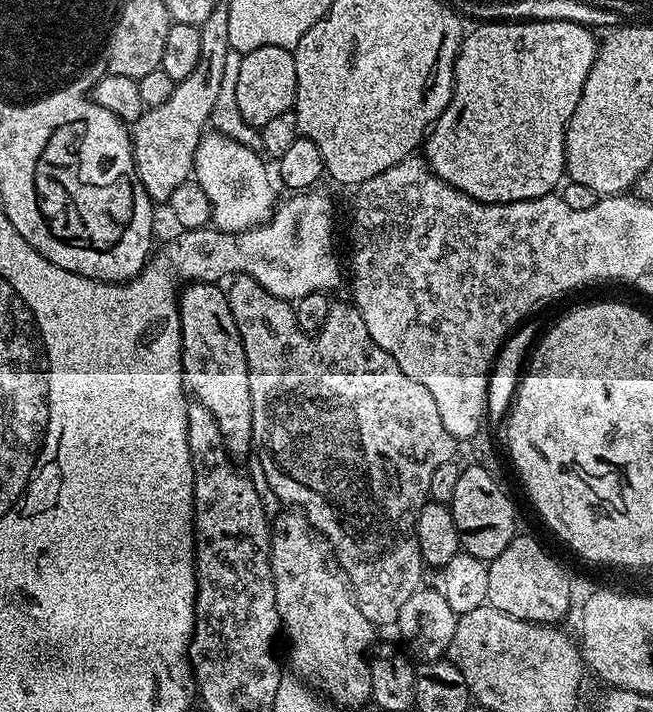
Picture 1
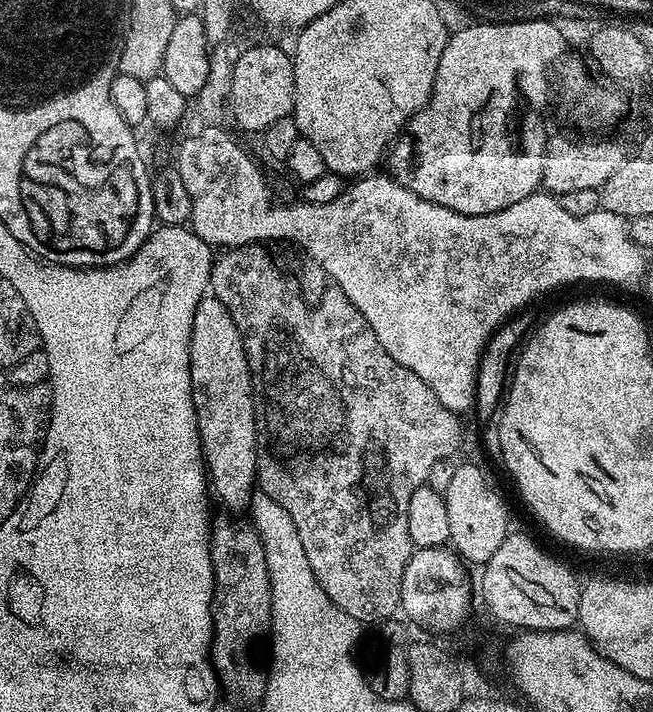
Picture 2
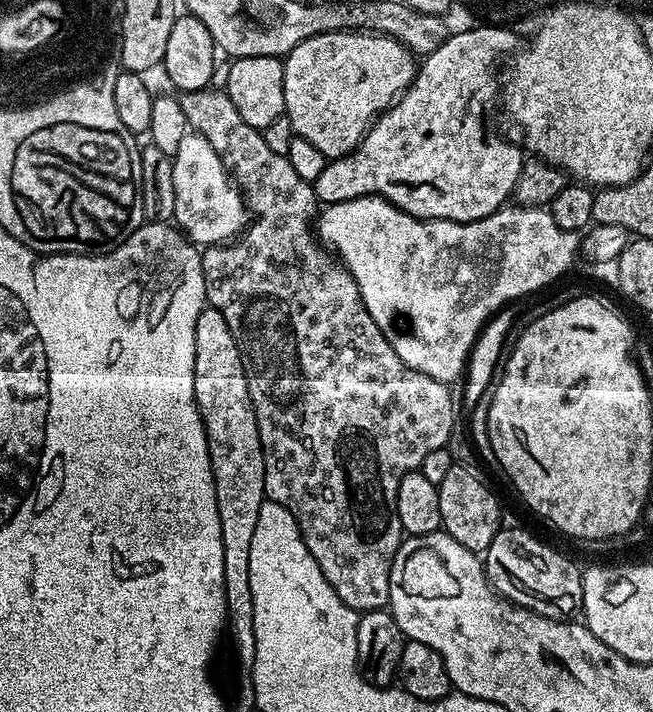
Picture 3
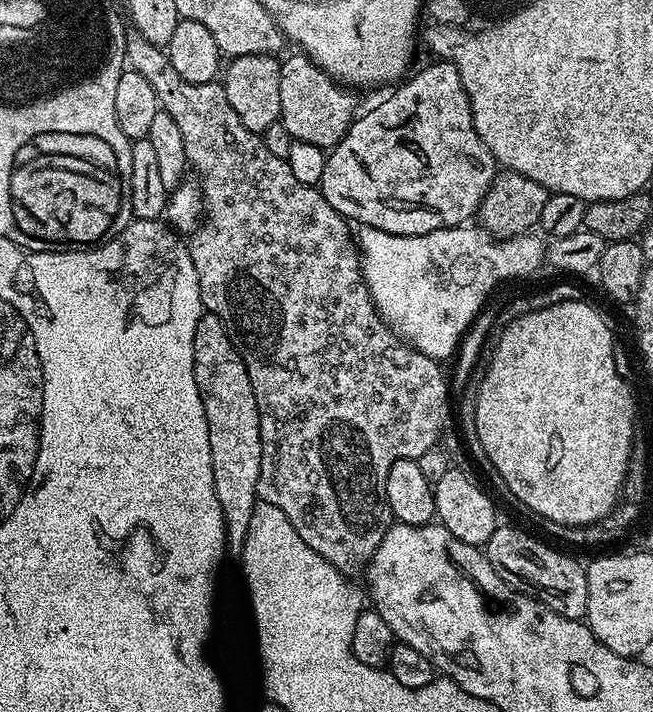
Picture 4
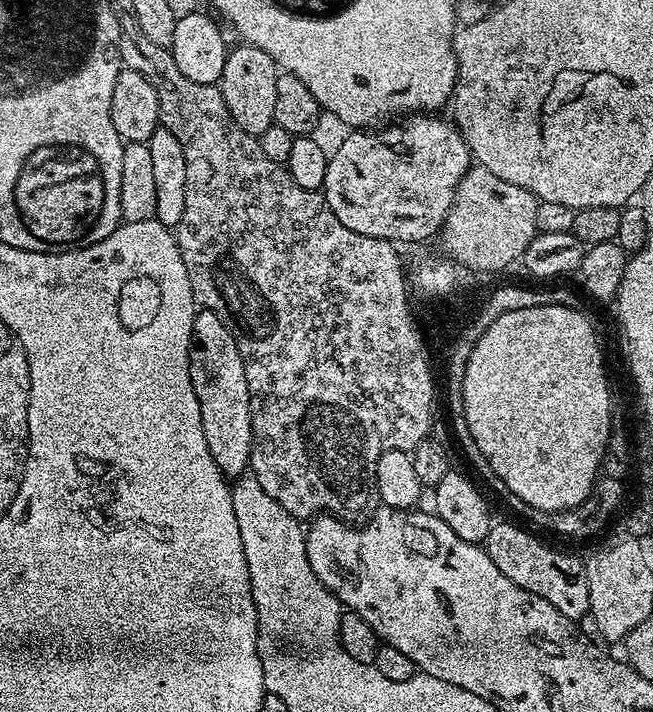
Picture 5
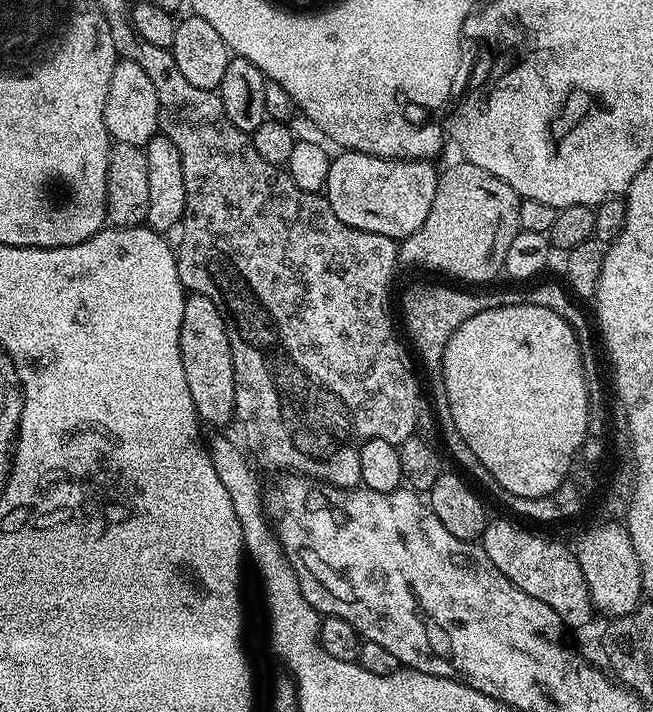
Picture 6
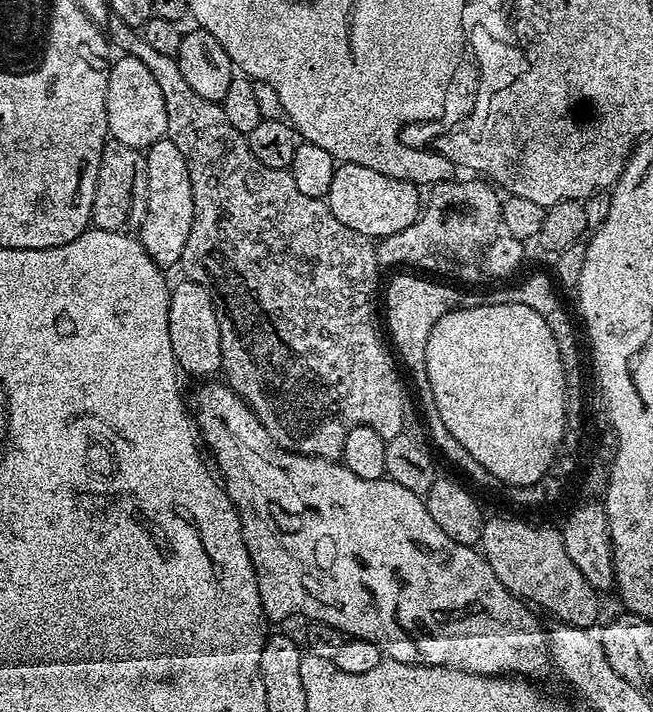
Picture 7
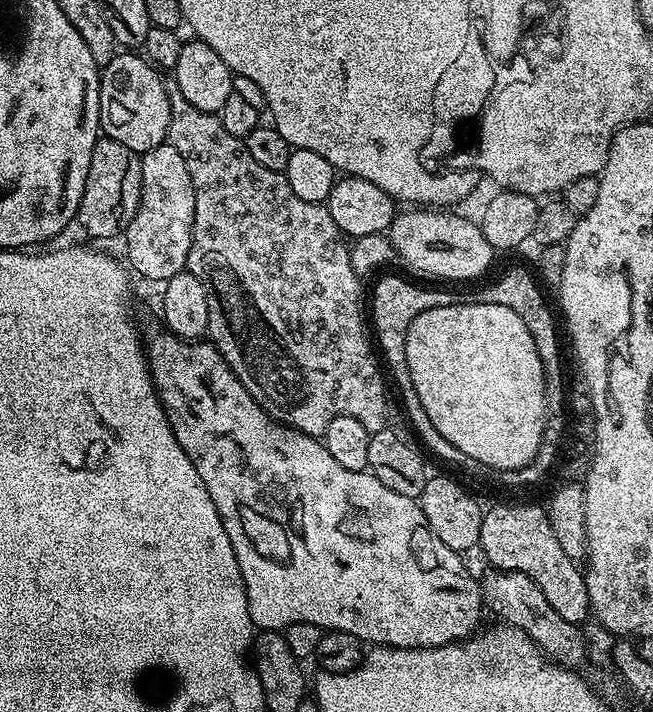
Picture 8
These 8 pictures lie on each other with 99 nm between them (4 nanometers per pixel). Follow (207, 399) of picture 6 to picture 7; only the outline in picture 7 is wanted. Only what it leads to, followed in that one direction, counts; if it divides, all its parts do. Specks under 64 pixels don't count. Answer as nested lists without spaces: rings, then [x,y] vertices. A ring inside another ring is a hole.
[[[180,278],[177,284],[171,285],[168,297],[170,310],[170,346],[174,350],[174,358],[181,373],[189,372],[192,376],[212,378],[221,371],[222,334],[218,334],[218,314],[214,310],[214,302],[210,298],[210,290],[198,282]]]

